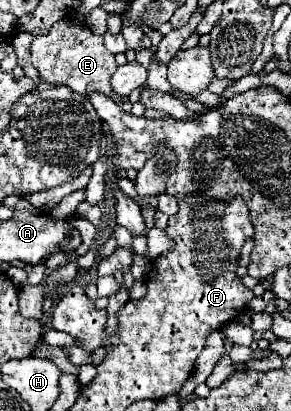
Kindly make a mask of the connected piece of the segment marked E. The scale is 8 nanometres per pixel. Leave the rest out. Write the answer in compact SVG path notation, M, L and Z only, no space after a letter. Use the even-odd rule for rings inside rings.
M63 17L53 25L53 29L45 37L35 37L32 41L32 64L45 81L55 83L55 85L69 85L73 91L87 95L89 93L103 93L111 95L111 75L115 73L115 57L105 49L103 37L93 35L85 25L79 21ZM75 23L75 25L73 25Z

